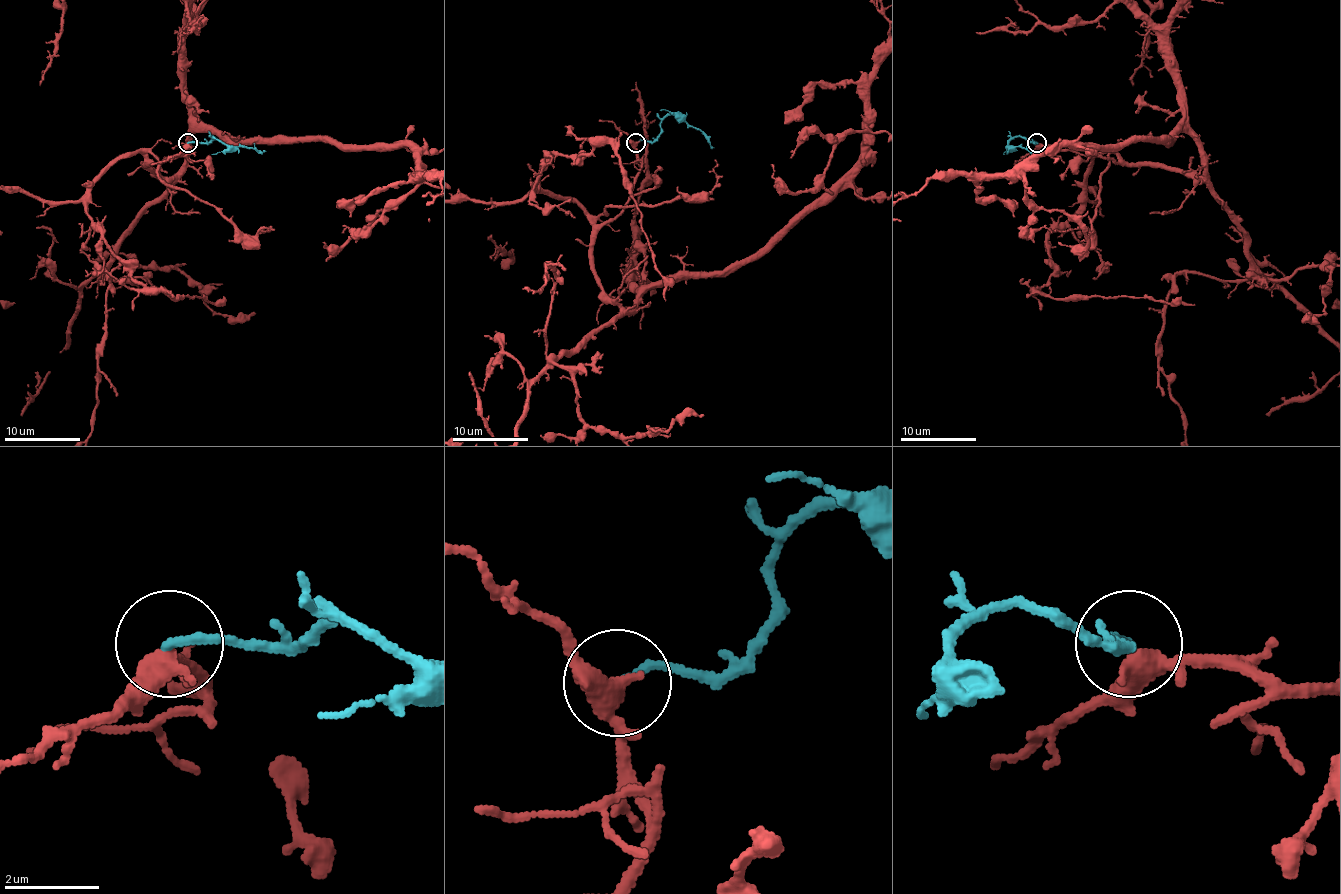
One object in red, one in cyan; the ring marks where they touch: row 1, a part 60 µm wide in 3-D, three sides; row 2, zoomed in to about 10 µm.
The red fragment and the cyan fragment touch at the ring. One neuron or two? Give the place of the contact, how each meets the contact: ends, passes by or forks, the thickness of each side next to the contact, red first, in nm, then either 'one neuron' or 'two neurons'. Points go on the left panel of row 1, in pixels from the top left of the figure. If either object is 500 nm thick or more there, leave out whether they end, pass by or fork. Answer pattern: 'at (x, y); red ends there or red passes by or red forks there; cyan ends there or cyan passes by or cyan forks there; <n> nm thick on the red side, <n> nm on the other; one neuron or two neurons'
at (188, 142); red passes by; cyan ends there; 400 nm thick on the red side, 180 nm on the other; two neurons

